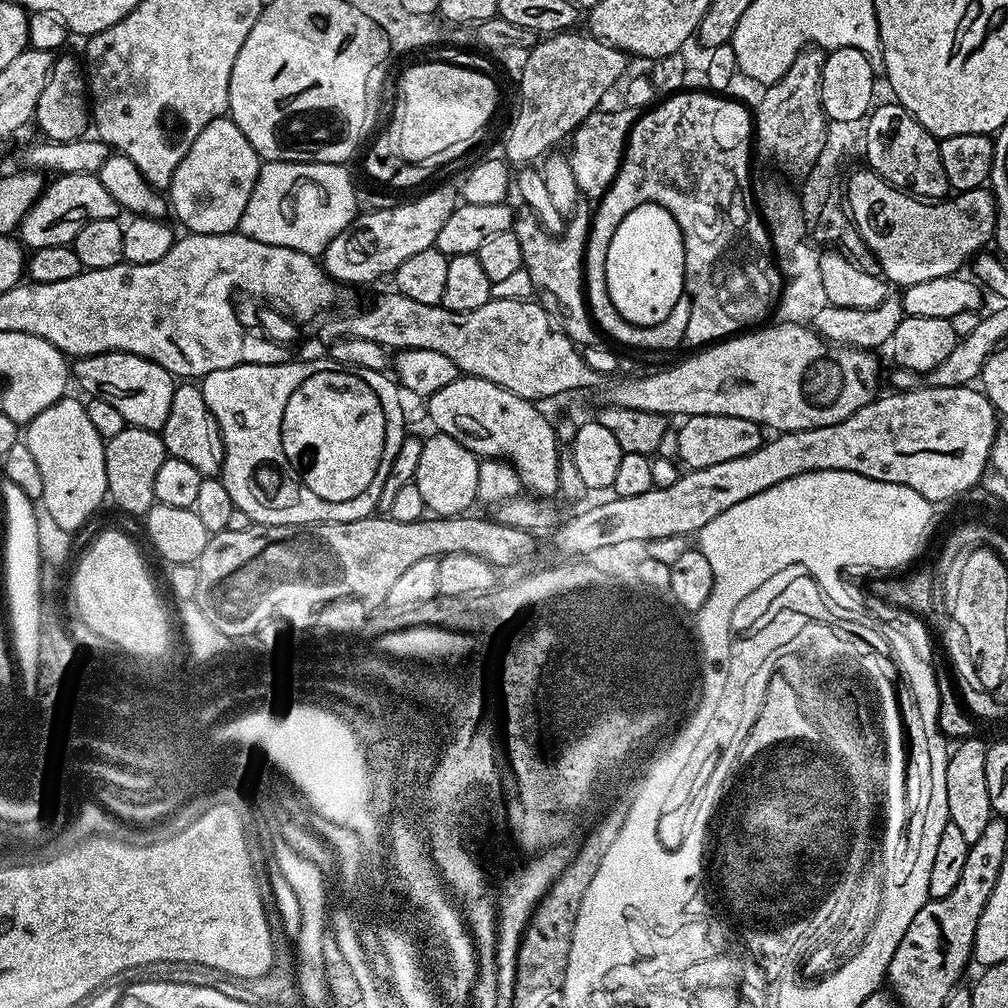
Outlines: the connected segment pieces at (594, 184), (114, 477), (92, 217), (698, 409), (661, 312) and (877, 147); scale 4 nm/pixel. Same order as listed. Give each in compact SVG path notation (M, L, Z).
M620 106L617 112L592 112L582 121L570 136L572 156L567 157L571 175L577 183L577 190L583 199L599 202L604 199L608 187L616 180L620 163L624 160L624 148L628 135L638 115L637 109Z
M125 426L122 434L114 434L114 438L107 440L104 445L104 457L110 500L132 516L147 517L148 511L156 503L154 478L166 458L163 435L145 428Z
M60 174L56 180L45 187L44 192L29 208L18 227L18 239L25 249L35 250L46 246L71 245L78 230L90 222L114 220L121 215L122 209L114 198L110 198L110 190L102 186L99 175Z
M769 323L769 328L757 327L757 332L748 332L733 335L731 338L723 339L719 343L709 344L707 347L699 349L695 354L688 354L685 360L677 362L673 368L664 368L661 372L652 372L649 376L638 376L634 380L624 380L616 388L616 398L614 404L618 407L626 407L630 410L642 410L643 412L653 412L665 418L673 418L672 416L680 416L687 418L694 415L730 415L734 418L749 419L763 426L765 429L781 432L797 432L798 430L810 430L818 426L834 426L834 422L842 422L846 418L850 418L850 414L854 414L858 410L862 410L862 406L866 406L871 400L875 400L880 388L880 364L876 361L877 353L872 350L862 348L845 348L839 344L832 344L828 340L824 340L816 329L805 324L778 324Z
M639 204L614 230L606 250L606 286L610 302L634 326L656 326L667 319L685 295L683 234L675 218L660 204Z
M895 102L889 104L877 103L867 114L868 125L865 130L865 146L862 156L868 159L867 167L881 176L886 183L896 188L907 190L912 194L926 194L922 192L949 191L946 170L942 170L942 154L940 153L940 140L931 136L903 106Z

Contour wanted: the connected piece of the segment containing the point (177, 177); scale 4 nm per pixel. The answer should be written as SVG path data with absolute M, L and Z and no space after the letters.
M227 115L220 116L194 138L190 150L186 150L186 158L182 158L178 170L174 170L174 178L166 189L171 215L176 215L188 232L226 234L237 231L261 163L246 134L242 134Z

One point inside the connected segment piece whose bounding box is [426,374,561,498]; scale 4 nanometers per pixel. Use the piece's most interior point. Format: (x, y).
(492, 422)

